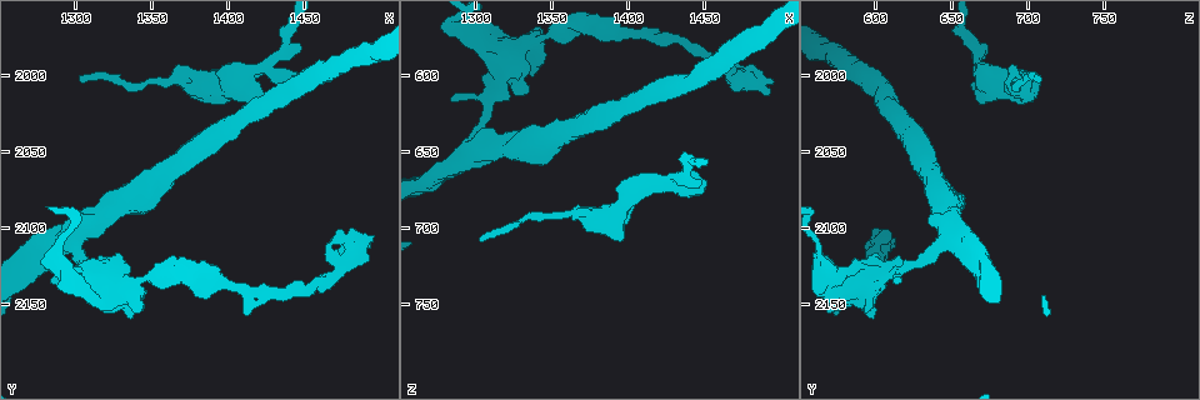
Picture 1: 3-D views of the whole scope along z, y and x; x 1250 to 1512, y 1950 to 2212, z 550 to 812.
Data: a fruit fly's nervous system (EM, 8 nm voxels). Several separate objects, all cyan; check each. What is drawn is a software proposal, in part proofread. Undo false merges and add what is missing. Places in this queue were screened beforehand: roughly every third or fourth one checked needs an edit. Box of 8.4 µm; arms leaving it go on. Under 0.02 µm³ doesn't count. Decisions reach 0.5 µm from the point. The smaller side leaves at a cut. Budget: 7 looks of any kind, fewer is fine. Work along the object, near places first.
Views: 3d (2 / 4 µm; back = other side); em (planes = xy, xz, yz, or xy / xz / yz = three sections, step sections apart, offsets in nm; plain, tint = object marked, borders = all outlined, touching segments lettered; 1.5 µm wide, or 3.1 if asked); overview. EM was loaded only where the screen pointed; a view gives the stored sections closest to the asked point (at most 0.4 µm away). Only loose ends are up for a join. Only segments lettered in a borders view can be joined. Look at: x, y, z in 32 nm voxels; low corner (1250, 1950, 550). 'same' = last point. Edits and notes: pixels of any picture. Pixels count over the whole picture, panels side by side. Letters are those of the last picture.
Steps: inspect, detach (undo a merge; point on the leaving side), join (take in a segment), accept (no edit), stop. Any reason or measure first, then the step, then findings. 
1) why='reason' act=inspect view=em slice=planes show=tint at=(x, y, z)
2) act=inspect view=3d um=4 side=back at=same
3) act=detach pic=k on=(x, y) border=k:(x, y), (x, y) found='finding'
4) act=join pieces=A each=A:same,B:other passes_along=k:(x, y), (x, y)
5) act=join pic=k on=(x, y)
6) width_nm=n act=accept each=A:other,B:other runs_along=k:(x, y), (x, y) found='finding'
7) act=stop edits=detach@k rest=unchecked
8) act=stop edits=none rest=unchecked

why='sudden change in width' act=inspect view=em slice=planes show=plain at=(1356, 2004, 692)

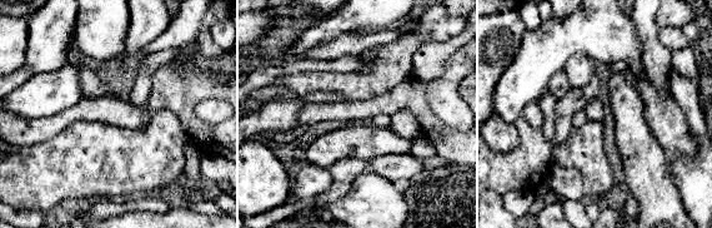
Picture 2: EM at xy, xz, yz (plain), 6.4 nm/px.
act=inspect view=em slice=planes show=tint at=same

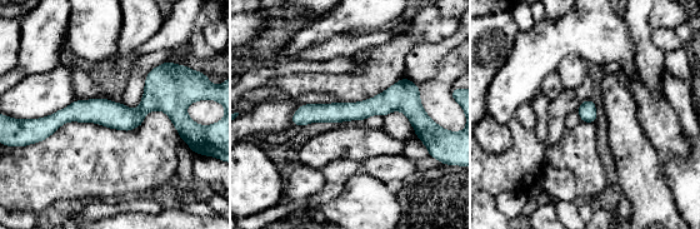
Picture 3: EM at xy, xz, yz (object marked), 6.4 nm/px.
why='see the neighbours' act=inspect view=em slice=planes show=borders at=same

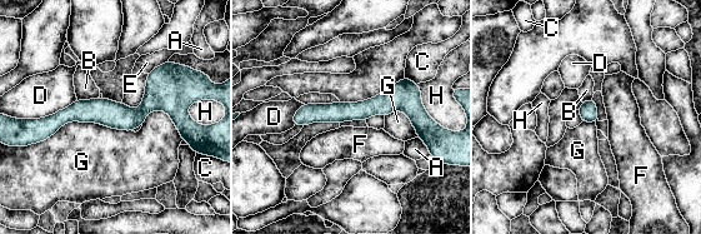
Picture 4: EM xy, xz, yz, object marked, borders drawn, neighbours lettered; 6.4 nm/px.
act=accept each=A:other,B:other,C:other,D:other,E:other,F:other,G:other,H:other border=4:(131, 130), (66, 122), (30, 145) found='one neuron here'

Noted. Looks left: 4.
why='long arm stops here' act=inspect view=em slice=xz step=4 show=borders at=(1304, 2000, 706)

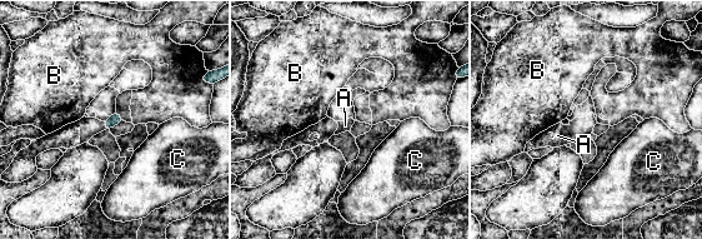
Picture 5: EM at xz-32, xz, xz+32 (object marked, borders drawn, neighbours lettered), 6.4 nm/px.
why='another direction' act=inspect view=em slice=planes show=borders at=same

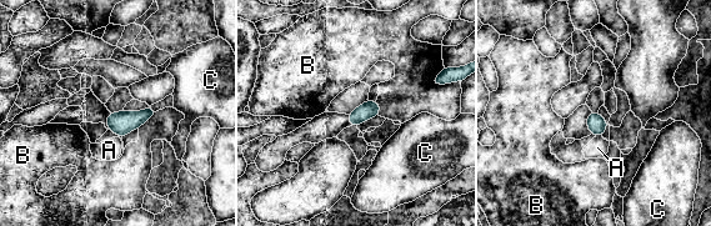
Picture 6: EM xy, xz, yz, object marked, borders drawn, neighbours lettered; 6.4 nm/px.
act=accept each=A:other,B:other,C:other border=6:(596, 135), (601, 136) found='none of them fits'

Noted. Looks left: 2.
why='a narrow waist' act=inspect view=em slice=xz step=8 show=borders at=(1354, 2132, 570)

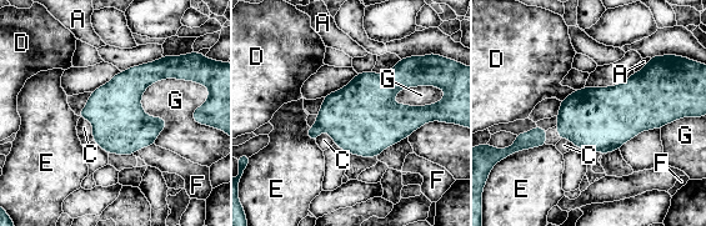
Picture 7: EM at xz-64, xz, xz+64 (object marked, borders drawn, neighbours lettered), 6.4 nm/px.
act=accept each=A:other,C:other,D:other,E:other,F:other,G:other border=7:(154, 144), (141, 147), (133, 154) found='all the same neuron'

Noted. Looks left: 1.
act=stop edits=none rest=unchecked

